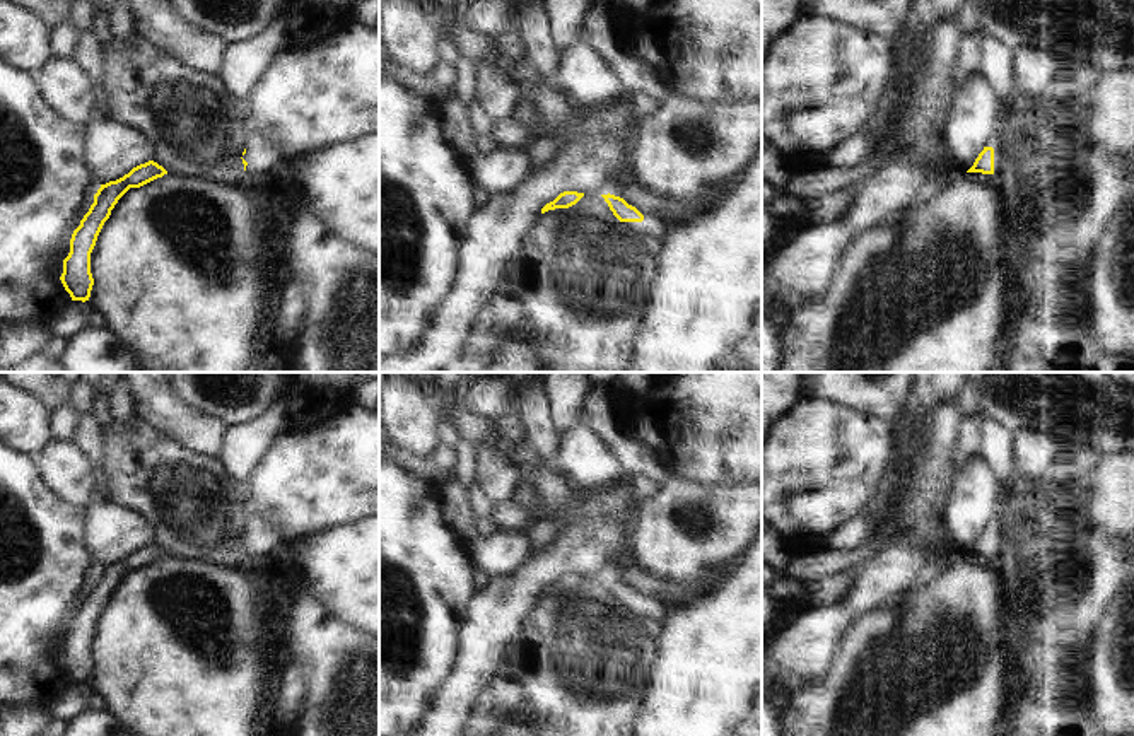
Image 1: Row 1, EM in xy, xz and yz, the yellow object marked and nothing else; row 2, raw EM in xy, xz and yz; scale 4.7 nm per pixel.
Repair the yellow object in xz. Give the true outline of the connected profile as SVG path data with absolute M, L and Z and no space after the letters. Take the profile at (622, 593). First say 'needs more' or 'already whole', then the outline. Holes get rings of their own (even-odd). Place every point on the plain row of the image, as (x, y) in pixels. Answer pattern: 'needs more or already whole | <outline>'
needs more | M601 577L613 598L623 605L634 616L664 622L668 608L658 599L644 599L635 589L615 577Z

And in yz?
needs more | M997 512L967 555L999 557L1004 541L1004 526L1006 519Z

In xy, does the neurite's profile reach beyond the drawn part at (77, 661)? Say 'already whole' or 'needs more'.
already whole

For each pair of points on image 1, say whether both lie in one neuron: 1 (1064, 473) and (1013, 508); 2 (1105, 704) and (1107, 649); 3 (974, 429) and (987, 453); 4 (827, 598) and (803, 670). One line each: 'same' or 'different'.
1: different
2: same
3: different
4: different

